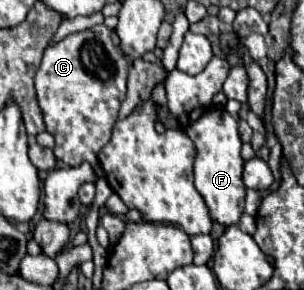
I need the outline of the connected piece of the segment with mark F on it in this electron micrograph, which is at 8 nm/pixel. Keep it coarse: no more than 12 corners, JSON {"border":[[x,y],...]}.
{"border":[[210,107],[186,129],[210,217],[244,213],[238,119]]}

